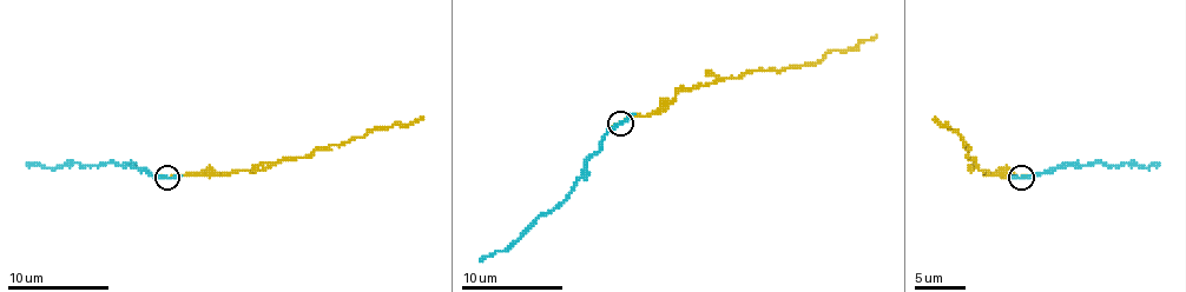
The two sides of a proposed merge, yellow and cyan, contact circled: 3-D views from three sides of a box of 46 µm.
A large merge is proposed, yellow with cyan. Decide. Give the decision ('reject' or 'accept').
reject

